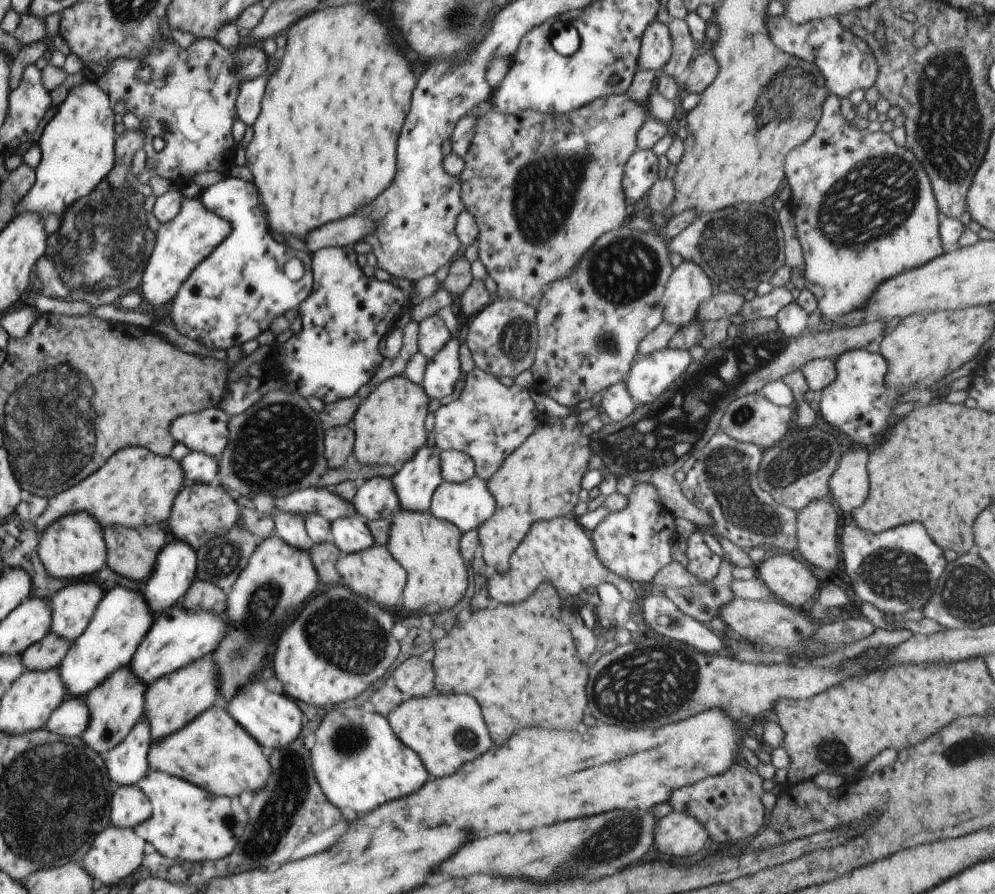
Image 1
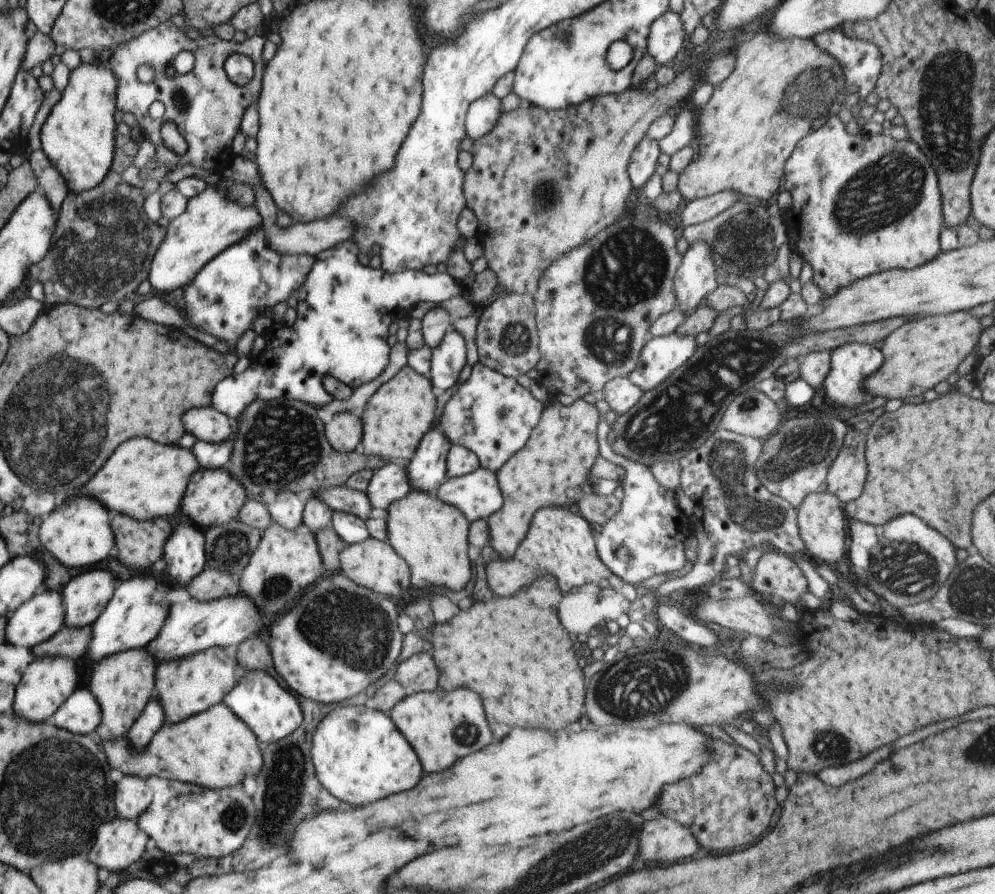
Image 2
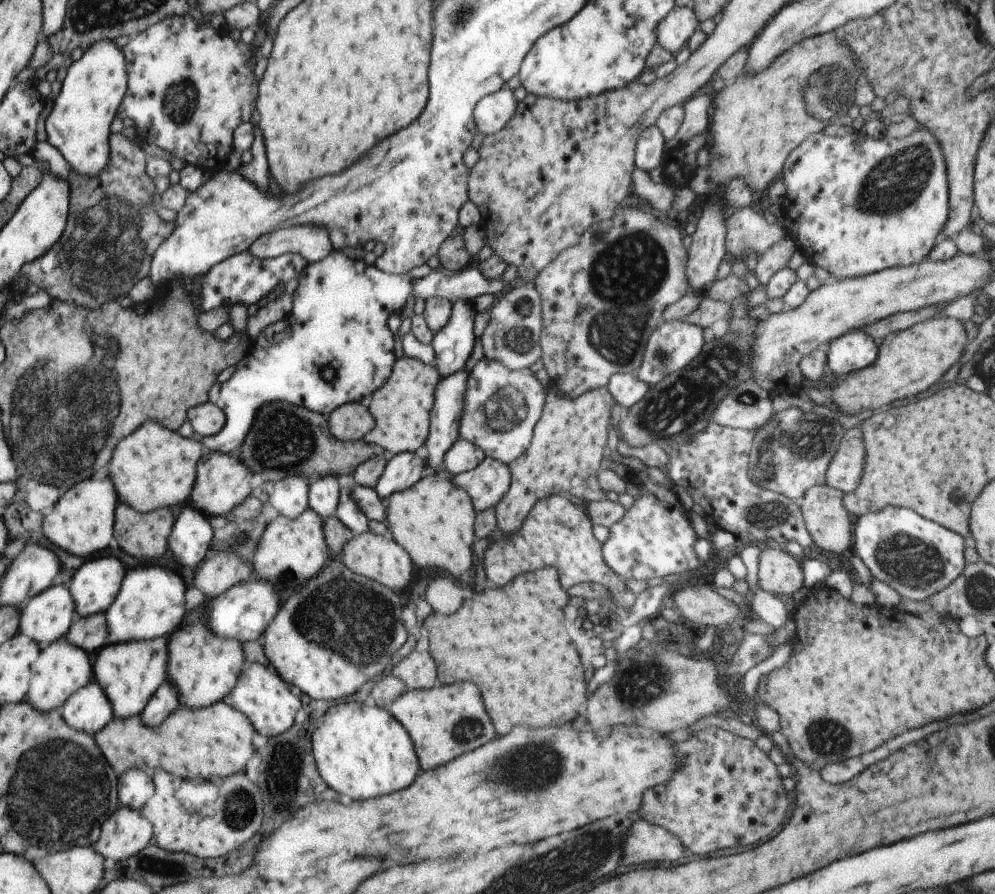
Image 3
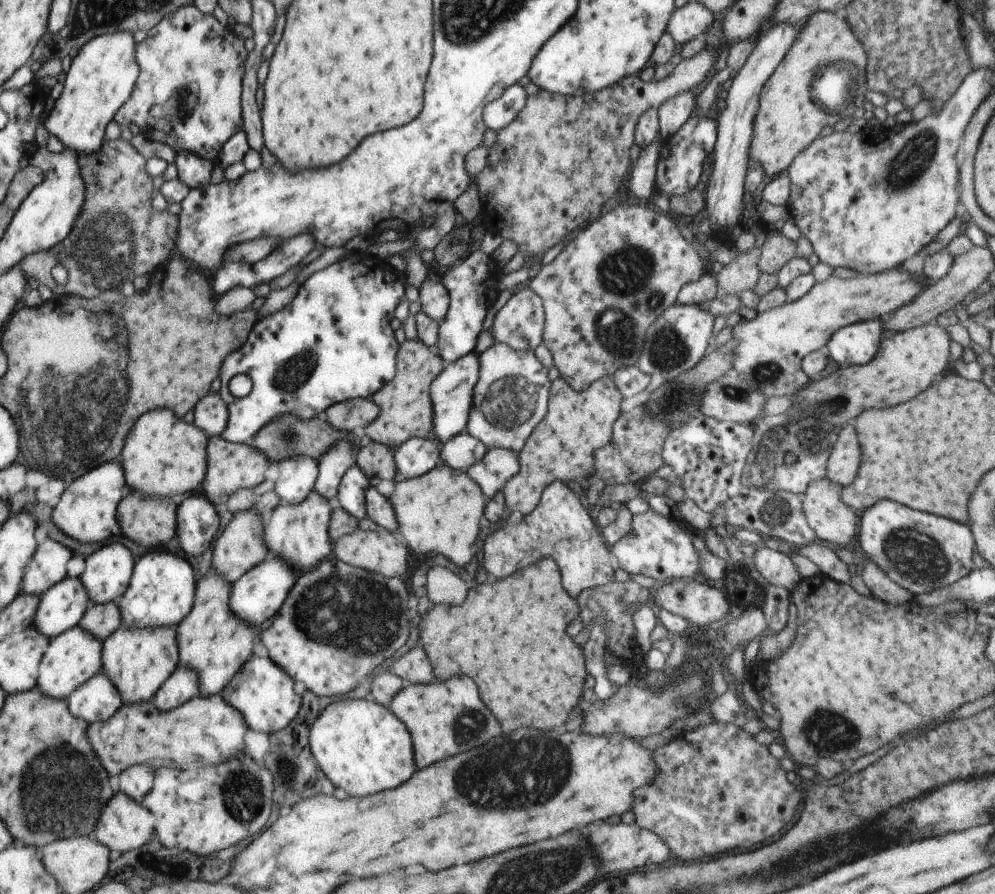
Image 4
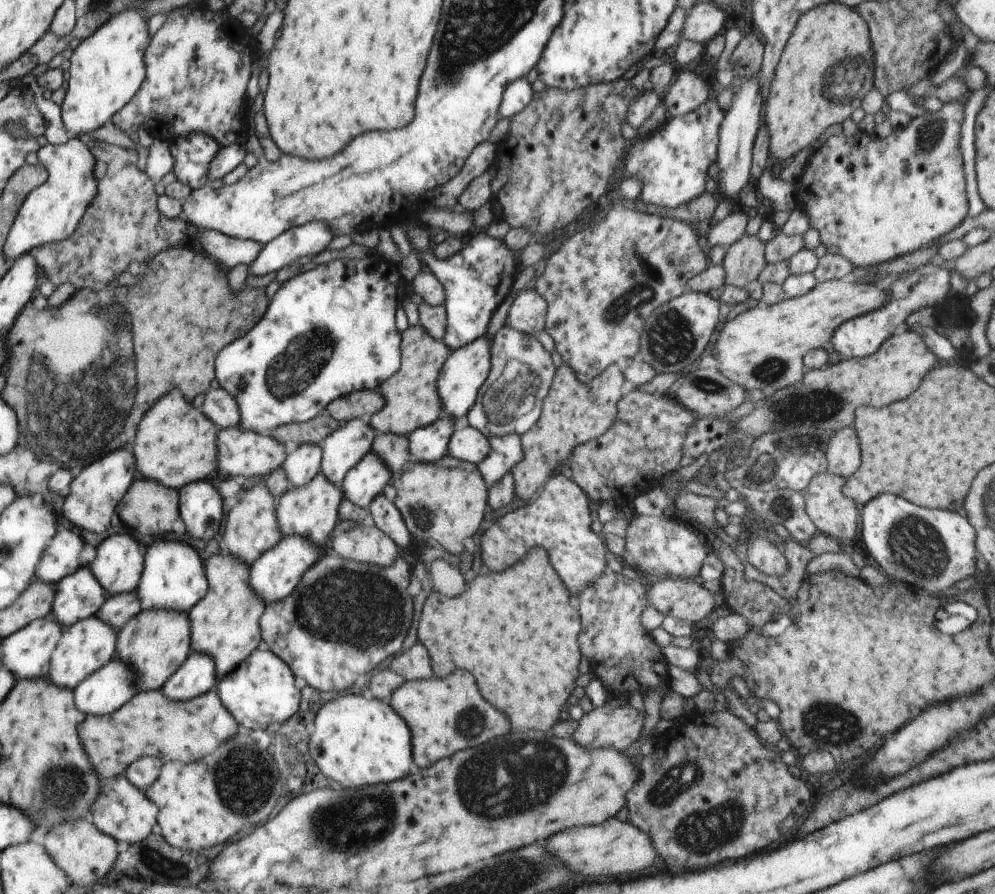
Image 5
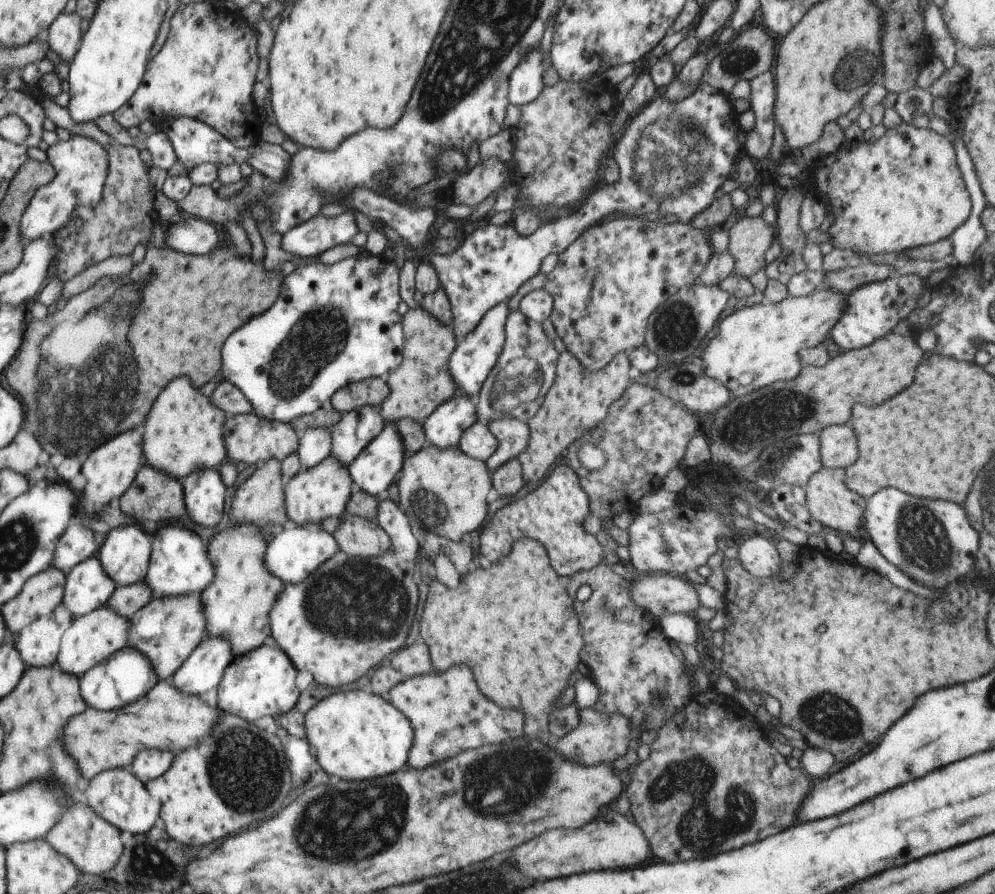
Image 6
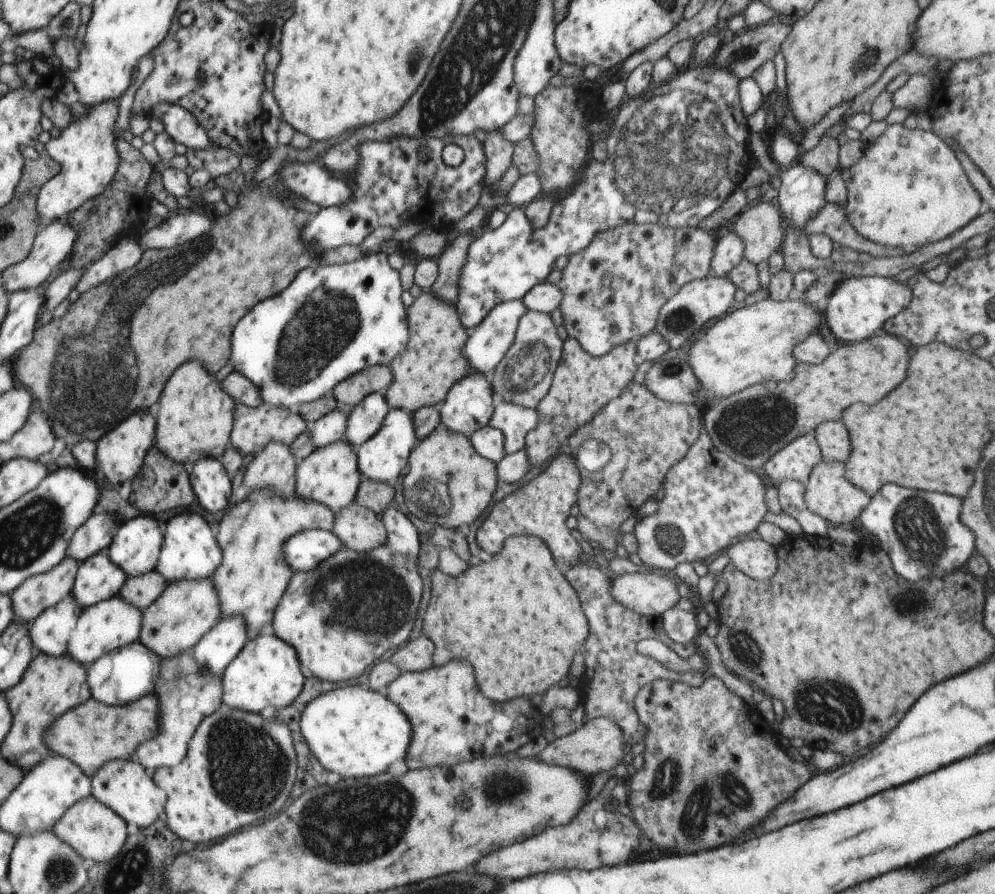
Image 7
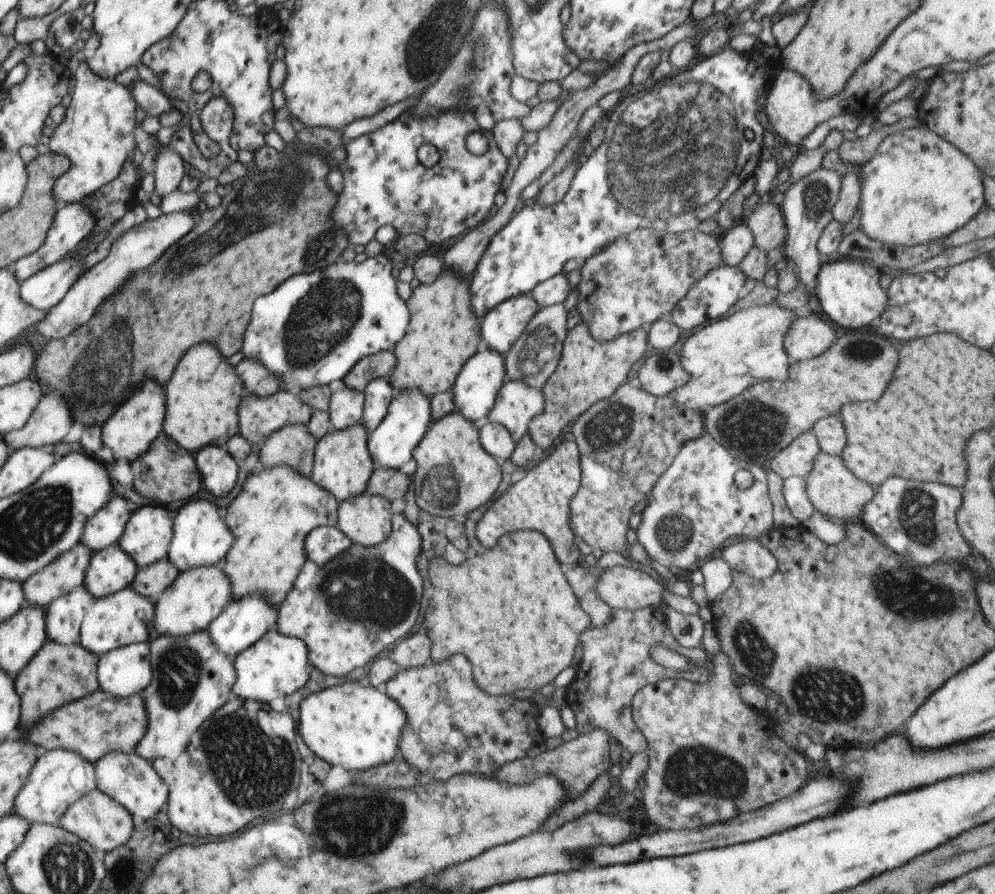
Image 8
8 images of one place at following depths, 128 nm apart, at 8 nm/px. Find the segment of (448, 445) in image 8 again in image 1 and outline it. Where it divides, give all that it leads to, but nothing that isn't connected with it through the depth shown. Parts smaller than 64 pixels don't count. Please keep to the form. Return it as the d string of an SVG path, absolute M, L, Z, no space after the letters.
M398 509L396 514L392 516L391 527L389 532L389 539L387 542L388 550L390 554L404 567L404 570L407 572L407 583L405 584L405 589L403 590L403 597L401 600L401 608L405 608L410 612L424 612L424 610L428 610L428 606L430 604L434 604L434 606L438 606L438 610L434 613L435 620L436 615L444 610L451 610L452 606L454 606L461 598L464 596L464 592L466 592L466 588L468 588L468 570L466 569L466 565L464 565L464 559L460 550L461 536L463 532L452 523L448 521L443 521L433 517L431 512L428 511L409 511L406 509Z

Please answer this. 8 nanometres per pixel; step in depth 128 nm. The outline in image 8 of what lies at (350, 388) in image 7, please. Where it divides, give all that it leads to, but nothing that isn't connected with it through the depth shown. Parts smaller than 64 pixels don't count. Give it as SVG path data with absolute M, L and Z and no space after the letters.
M386 350L386 352L366 356L352 368L351 372L348 372L348 375L343 379L344 386L364 393L366 386L372 380L376 380L376 378L389 380L395 367L396 356L394 351L388 352Z

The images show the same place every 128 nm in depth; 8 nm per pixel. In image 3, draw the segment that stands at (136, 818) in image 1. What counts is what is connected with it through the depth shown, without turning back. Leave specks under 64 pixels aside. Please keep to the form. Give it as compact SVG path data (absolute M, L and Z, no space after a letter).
M132 770L128 776L120 776L120 802L140 812L140 808L146 804L146 800L154 794L154 784L146 776L146 772Z

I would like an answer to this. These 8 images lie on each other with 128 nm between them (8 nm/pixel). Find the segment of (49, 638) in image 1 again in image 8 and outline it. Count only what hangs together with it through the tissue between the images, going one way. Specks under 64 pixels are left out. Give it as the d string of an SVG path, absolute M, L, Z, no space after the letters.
M160 560L159 563L140 569L131 588L140 596L155 602L175 583L179 574L179 570L169 560Z

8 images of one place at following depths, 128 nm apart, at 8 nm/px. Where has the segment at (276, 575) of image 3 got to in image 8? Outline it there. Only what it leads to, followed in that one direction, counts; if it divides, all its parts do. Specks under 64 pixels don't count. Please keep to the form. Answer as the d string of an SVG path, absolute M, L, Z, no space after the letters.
M362 423L354 424L352 428L346 428L346 430L327 433L315 445L309 479L320 488L328 490L330 496L334 496L339 503L363 494L375 470L366 440L368 440L368 433Z

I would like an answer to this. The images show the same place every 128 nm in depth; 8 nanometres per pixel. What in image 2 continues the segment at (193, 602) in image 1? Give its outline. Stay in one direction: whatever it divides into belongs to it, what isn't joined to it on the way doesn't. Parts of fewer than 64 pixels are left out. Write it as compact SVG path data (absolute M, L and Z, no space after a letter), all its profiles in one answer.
M205 568L186 588L191 597L204 602L238 595L241 590L231 573L215 568Z

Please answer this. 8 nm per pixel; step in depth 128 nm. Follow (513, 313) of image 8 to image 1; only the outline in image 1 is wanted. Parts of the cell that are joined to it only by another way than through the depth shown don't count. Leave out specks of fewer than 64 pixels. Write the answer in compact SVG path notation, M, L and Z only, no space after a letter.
M424 445L392 476L399 509L428 511L434 491L443 483L440 448Z

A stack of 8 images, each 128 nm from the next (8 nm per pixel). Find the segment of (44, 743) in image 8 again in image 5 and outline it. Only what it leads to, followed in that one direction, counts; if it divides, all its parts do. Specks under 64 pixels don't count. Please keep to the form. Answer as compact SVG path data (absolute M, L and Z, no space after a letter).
M161 688L156 692L140 691L116 712L106 716L88 715L88 720L84 720L84 724L80 724L80 736L84 736L82 744L84 748L88 748L89 760L98 775L109 779L125 774L126 768L142 756L160 756L164 762L182 760L182 762L190 764L190 762L196 762L198 758L208 756L210 752L214 752L214 748L218 744L222 744L224 740L228 740L230 736L236 734L238 726L214 688L185 701L170 700L160 690Z

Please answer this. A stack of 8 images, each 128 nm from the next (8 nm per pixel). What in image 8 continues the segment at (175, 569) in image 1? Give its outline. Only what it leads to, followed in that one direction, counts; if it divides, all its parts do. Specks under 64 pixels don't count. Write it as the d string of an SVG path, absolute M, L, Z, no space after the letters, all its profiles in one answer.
M218 446L203 448L195 456L199 470L203 473L206 490L215 497L226 497L238 480L238 466L234 457L226 449Z

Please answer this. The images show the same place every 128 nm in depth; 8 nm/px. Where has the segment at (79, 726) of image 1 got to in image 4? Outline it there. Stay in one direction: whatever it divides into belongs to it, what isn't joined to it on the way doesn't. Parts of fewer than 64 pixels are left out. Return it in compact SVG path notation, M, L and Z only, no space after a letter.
M101 670L79 686L68 698L72 716L80 717L91 726L108 720L122 705L120 691Z

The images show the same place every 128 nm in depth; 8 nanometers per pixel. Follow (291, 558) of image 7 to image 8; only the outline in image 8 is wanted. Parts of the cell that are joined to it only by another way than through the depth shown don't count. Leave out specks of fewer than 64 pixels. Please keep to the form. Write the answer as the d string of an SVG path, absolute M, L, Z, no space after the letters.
M319 527L312 530L304 540L306 560L318 564L327 564L332 558L347 552L353 545L348 536L344 536L337 527Z

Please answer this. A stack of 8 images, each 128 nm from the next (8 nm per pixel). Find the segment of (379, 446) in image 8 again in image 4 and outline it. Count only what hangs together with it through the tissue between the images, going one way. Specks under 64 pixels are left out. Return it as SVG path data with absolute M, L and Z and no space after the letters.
M354 465L344 473L338 487L339 505L359 521L367 515L365 494L370 486L370 481L363 470Z

